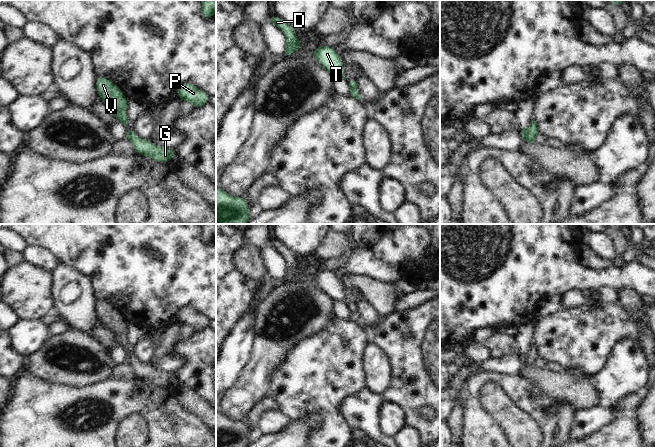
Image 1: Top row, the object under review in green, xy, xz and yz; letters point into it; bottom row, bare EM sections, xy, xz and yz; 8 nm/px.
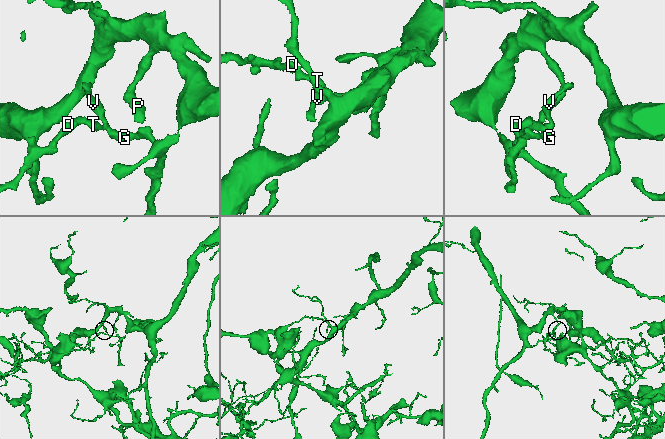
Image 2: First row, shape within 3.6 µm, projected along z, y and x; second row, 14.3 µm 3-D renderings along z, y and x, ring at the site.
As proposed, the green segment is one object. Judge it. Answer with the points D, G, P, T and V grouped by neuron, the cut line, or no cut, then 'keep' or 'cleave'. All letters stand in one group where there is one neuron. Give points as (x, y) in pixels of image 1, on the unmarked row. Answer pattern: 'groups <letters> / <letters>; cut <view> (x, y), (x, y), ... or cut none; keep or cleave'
groups D T / G P V; cut yz (529, 352), (525, 364); cleave

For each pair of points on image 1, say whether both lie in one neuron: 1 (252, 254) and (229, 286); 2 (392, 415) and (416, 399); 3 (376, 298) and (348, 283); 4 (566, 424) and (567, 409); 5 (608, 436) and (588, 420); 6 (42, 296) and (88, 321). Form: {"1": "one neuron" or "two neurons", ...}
{"1": "two neurons", "2": "two neurons", "3": "one neuron", "4": "one neuron", "5": "two neurons", "6": "two neurons"}

